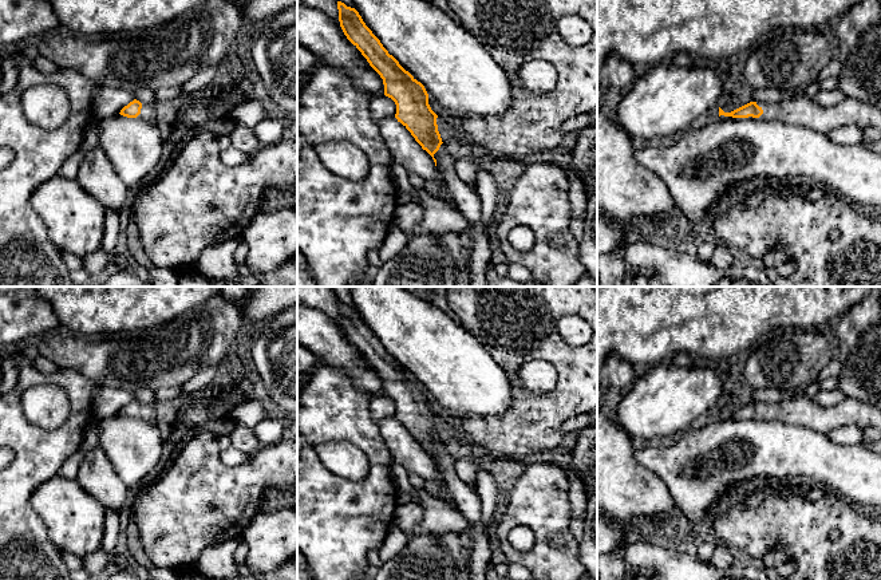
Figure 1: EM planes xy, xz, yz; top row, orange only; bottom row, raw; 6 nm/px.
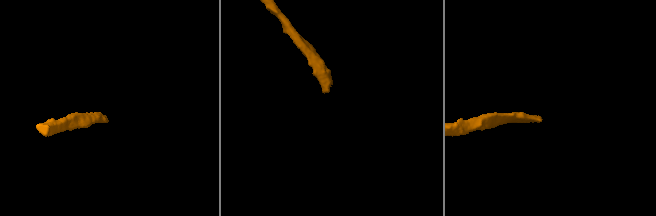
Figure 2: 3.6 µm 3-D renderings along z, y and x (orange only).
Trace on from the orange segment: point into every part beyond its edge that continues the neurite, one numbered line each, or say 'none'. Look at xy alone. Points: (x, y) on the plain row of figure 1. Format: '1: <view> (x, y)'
1: xy (149, 411)

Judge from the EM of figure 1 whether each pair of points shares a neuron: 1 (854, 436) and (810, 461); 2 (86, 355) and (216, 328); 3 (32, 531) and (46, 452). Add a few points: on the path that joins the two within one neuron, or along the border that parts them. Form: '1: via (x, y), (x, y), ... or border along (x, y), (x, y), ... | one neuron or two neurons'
1: border along (825, 434), (834, 442), (858, 445) | two neurons
2: via (118, 355), (173, 355), (184, 344) | one neuron
3: via (22, 511), (22, 477), (27, 472) | one neuron

